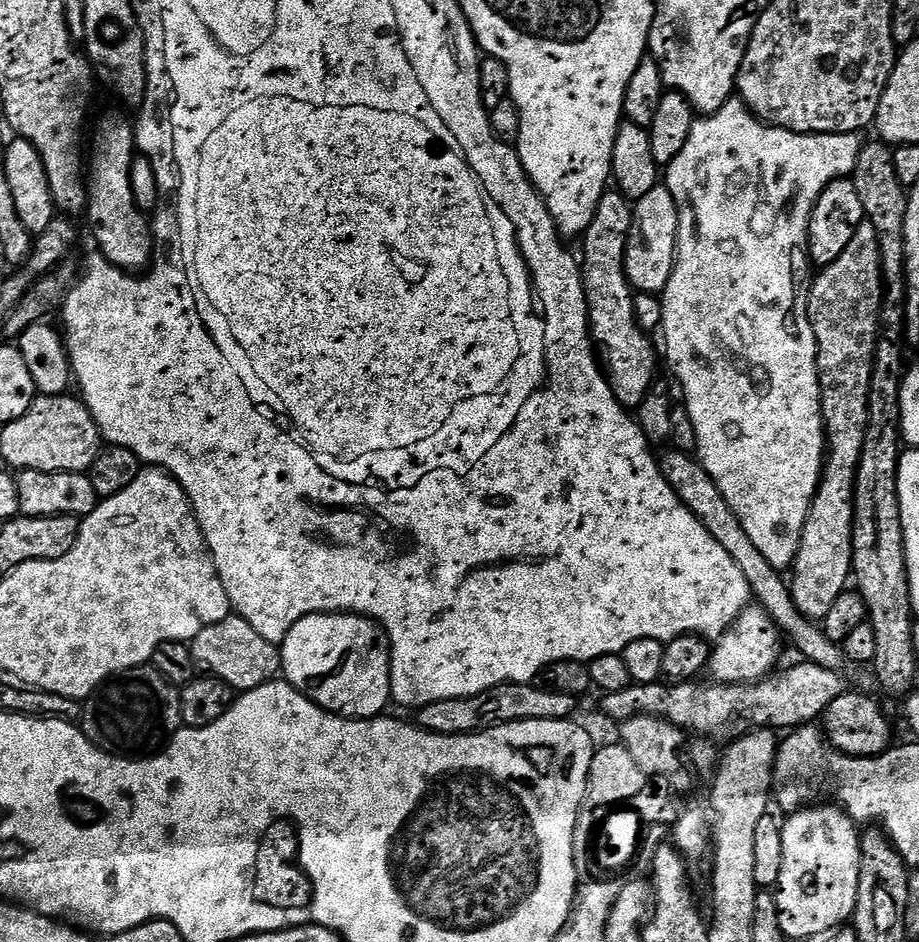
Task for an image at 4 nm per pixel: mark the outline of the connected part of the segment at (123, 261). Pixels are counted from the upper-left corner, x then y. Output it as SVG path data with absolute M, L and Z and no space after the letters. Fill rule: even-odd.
M104 116L100 120L100 129L96 137L90 140L90 171L86 176L88 189L88 206L86 217L92 227L92 236L96 239L99 255L106 257L114 266L125 272L135 273L136 268L144 270L153 259L153 234L145 213L134 202L134 190L130 190L130 166L137 151L136 133L131 123L127 124L120 116Z

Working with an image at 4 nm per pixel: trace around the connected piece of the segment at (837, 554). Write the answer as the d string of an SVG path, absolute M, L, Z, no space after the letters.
M864 219L863 222L858 226L858 230L854 230L854 238L850 238L849 244L846 245L846 250L842 250L842 255L838 258L838 262L833 264L823 265L819 269L820 277L812 284L812 289L808 292L808 320L806 316L806 324L810 327L811 336L816 339L816 365L818 366L818 382L820 383L820 405L822 406L822 414L824 415L824 431L826 433L826 459L824 461L824 469L820 471L820 485L816 488L816 493L812 499L812 505L808 511L808 517L806 518L806 526L802 526L802 542L798 546L798 554L796 555L796 561L793 562L790 575L790 587L794 606L803 614L807 616L809 620L820 622L826 614L830 614L830 609L834 607L834 602L839 596L849 587L850 577L852 575L852 527L854 526L854 510L856 509L856 471L858 470L858 462L862 458L862 438L866 438L866 426L868 425L868 395L870 394L870 378L872 377L872 363L874 362L874 354L876 353L876 335L880 332L880 304L884 300L884 278L880 275L880 247L878 246L878 234L874 230L874 226L869 222L869 220Z

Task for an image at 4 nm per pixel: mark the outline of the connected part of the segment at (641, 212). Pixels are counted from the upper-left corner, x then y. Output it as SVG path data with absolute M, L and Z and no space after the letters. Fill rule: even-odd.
M667 186L649 190L632 209L632 225L624 251L624 273L640 294L660 294L670 282L676 265L676 239L680 233L680 211Z

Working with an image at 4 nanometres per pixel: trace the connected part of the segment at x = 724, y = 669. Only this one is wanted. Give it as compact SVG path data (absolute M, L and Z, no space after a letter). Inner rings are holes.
M749 606L715 641L707 671L712 672L711 679L717 684L747 684L765 679L780 656L780 640L782 642L782 633L775 622L761 607Z

